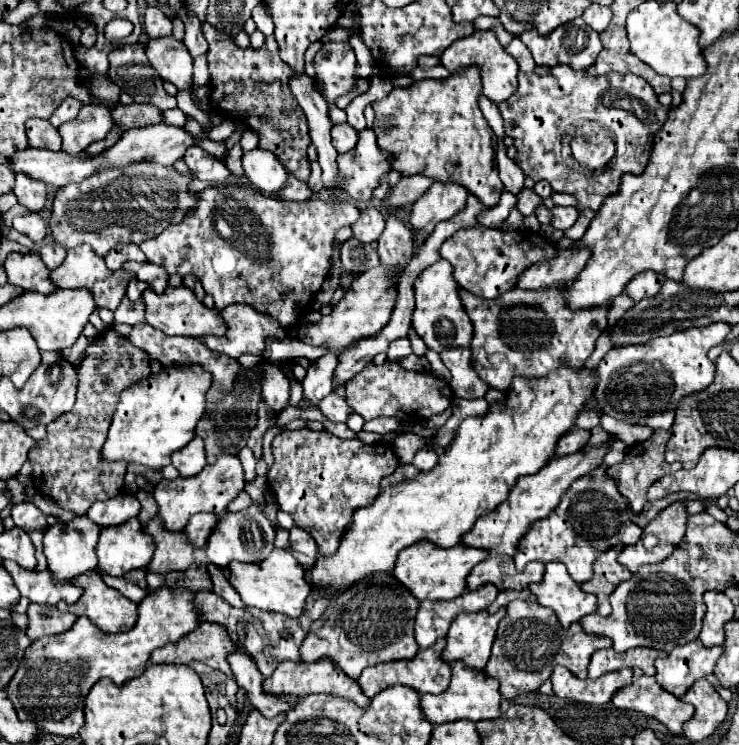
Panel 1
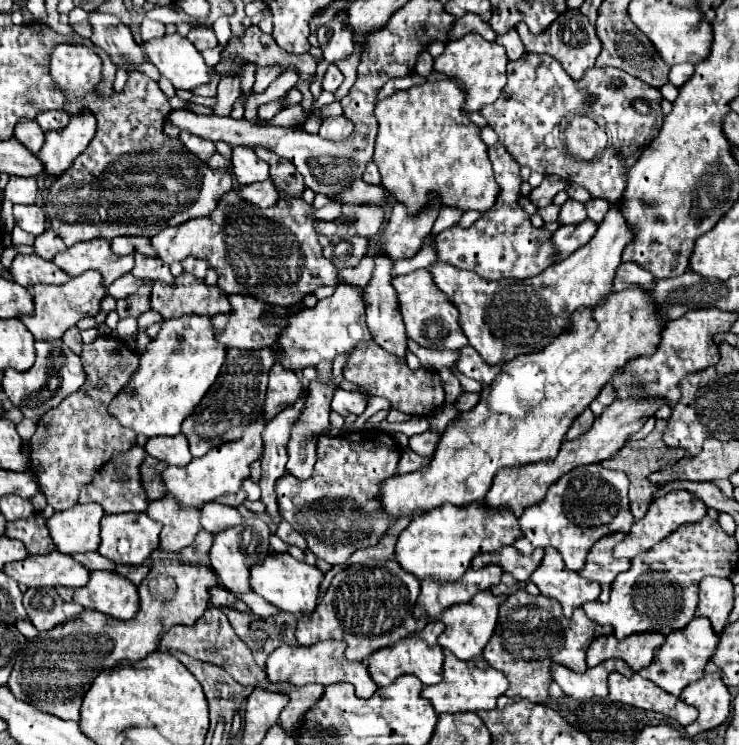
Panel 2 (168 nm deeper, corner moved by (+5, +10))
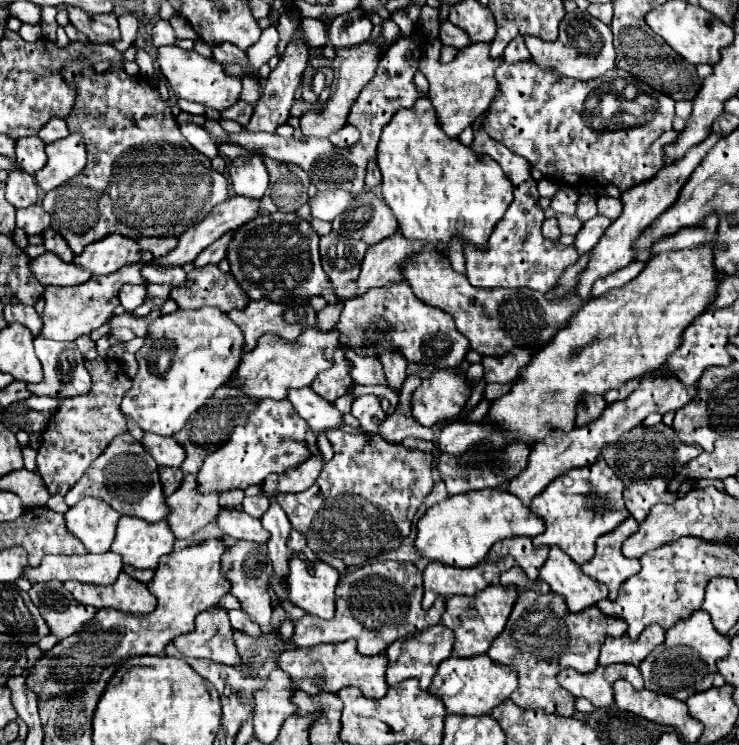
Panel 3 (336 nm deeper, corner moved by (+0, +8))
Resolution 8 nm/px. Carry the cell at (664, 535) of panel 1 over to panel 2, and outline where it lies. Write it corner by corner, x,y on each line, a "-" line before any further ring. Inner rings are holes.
673,490
673,492
669,492
669,494
661,496
661,498
655,498
655,500
651,502
647,514
645,514
641,520
637,520
637,522
633,524
631,532
613,548
613,556
615,556
615,558
627,558
627,560
631,560
631,558
635,558
637,554
649,550
649,548
653,548
655,544
659,544
661,540
665,540
665,538
667,538
673,530
677,530
681,524
689,524
689,522
701,520
701,518
705,516
705,510
707,510
705,504
703,504
699,498
695,498
693,494
689,494
687,490

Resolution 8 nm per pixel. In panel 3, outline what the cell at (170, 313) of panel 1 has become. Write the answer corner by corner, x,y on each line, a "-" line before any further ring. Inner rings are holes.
216,264
198,268
190,274
194,280
190,286
172,288
170,298
184,310
188,308
202,308
202,306
216,306
224,312
234,308
244,308
248,304
248,294
236,282
230,272
222,272

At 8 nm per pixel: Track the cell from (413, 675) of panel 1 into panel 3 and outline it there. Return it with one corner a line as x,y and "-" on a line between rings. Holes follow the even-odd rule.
444,624
430,626
430,628
422,630
422,632
418,632
416,636
398,638
386,650
386,656
390,658
388,670
386,670
386,682
390,686
394,686
394,684
398,684
398,682
402,682
406,678
418,678
420,684
422,684
422,690
428,690
428,686
430,686
432,678
434,678
436,666
452,654
452,644
454,644
454,634

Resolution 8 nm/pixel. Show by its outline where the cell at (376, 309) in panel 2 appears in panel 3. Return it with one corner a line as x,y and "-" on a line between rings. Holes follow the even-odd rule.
380,354
380,362
384,366
384,376
388,380
388,386
392,390
400,392
404,380
406,380
408,362
404,362
404,358
400,358
400,354

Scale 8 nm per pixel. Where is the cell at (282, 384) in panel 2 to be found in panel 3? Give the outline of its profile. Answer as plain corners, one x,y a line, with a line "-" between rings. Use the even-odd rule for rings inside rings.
312,388
292,390
292,394
288,394
288,400
314,432
342,426
342,412
334,404
324,402
324,398
318,398

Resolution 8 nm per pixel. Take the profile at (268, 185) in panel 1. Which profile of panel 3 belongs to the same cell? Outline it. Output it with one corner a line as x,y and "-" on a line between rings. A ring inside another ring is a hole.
260,156
236,158
230,164
228,174
230,174
232,190
238,196
260,200
268,188
268,172

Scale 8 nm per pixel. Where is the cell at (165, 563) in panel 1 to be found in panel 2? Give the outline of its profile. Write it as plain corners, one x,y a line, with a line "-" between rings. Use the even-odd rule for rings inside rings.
171,496
149,502
147,516
163,524
159,548
165,550
165,552
179,552
181,548
189,546
195,540
195,534
201,530
199,528
199,508
179,508
179,504
175,504
175,500
171,500

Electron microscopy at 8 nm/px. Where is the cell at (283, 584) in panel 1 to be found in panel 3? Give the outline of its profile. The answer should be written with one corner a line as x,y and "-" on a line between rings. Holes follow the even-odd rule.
302,558
290,560
288,594
290,600
308,614
330,620
336,610
334,590
340,574
328,562
306,562

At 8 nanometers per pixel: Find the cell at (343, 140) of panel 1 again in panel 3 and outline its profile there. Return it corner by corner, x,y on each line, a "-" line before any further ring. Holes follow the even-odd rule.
344,126
344,130
338,130
336,134
332,134
330,142
336,146
336,148
352,148
356,142
358,142
360,134
354,126

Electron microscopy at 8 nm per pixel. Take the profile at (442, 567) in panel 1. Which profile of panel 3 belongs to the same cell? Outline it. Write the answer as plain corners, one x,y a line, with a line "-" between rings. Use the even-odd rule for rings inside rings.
486,488
450,496
434,504
418,520
418,536
414,540
414,546
418,554
428,558
430,562
444,562
450,566
470,568
486,558
494,542
514,536
534,538
544,530
544,520
532,514
532,510
524,506
514,494
500,488

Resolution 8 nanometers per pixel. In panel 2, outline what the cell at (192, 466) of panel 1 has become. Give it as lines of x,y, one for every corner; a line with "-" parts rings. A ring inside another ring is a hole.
179,434
179,436
171,436
171,438
165,438
165,436
155,436
155,440
149,440
145,450
157,458
157,460
163,460
167,462
169,466
187,466
191,462
191,450
189,450
189,442
187,442
187,436
185,434

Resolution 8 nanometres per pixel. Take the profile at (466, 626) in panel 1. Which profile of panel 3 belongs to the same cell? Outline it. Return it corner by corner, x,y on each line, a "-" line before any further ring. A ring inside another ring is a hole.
494,584
488,586
488,590
480,590
480,594
474,596
456,596
446,600
446,610
442,614
442,624
448,626
454,632
454,652
456,656
478,656
486,654
492,640
504,630
506,620
512,612
512,606
518,598
516,586
502,586

